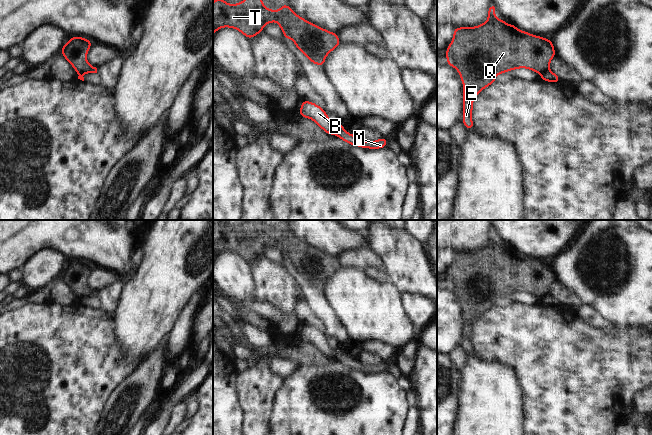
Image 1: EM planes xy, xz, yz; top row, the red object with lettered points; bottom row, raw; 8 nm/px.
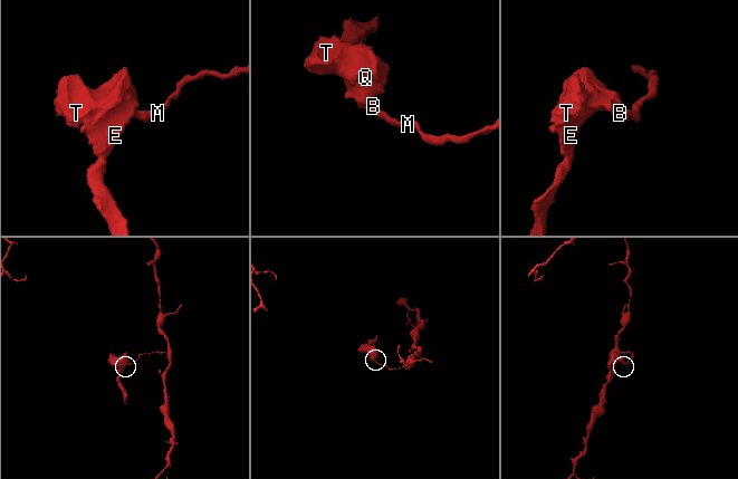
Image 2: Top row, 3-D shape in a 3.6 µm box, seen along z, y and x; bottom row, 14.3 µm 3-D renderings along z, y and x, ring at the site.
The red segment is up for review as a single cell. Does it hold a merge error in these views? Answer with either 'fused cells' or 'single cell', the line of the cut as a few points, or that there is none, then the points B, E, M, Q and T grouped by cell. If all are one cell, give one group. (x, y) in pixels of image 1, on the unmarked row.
fused cells; cut yz (549, 293), (541, 299); groups B M / E Q T

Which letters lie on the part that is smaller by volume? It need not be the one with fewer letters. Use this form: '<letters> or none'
E, Q, T.

